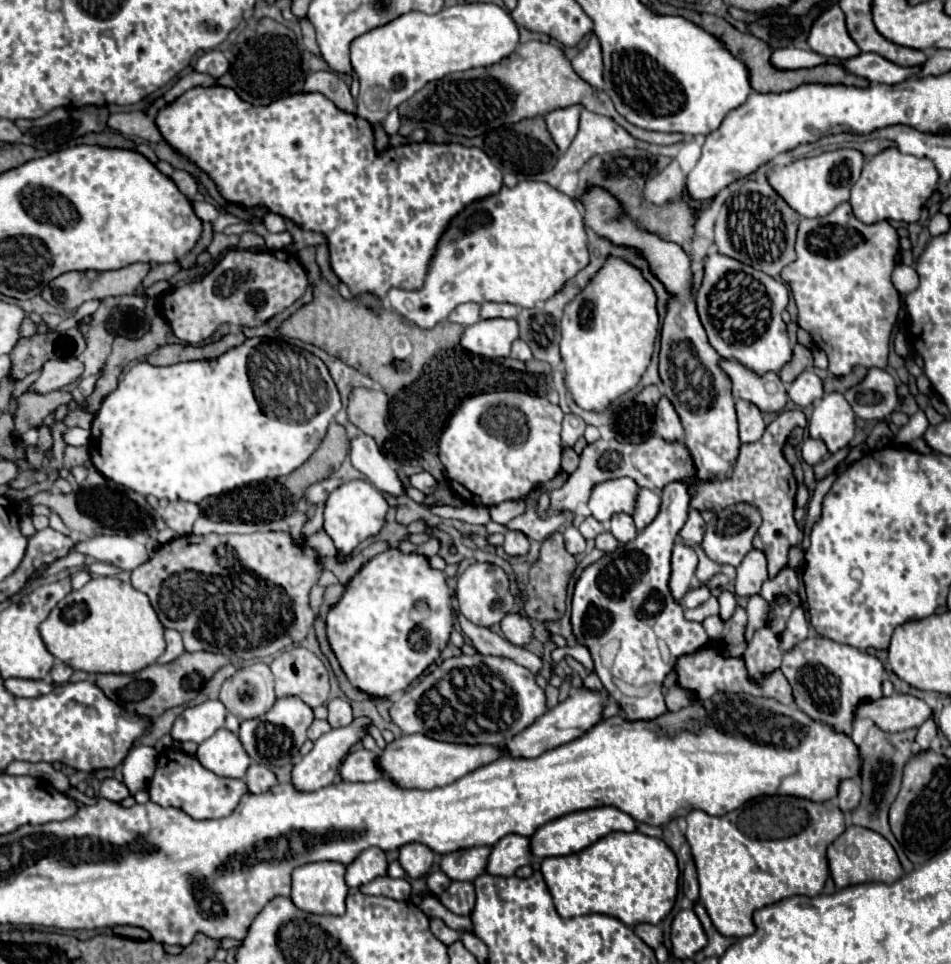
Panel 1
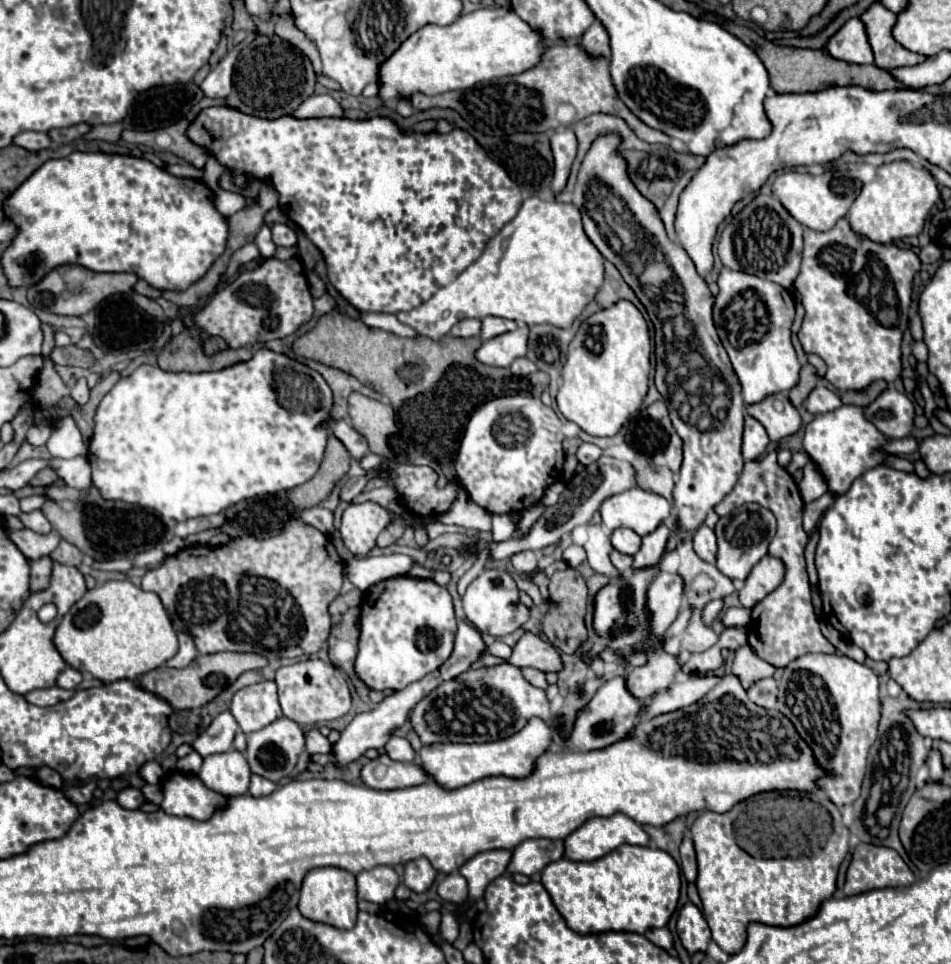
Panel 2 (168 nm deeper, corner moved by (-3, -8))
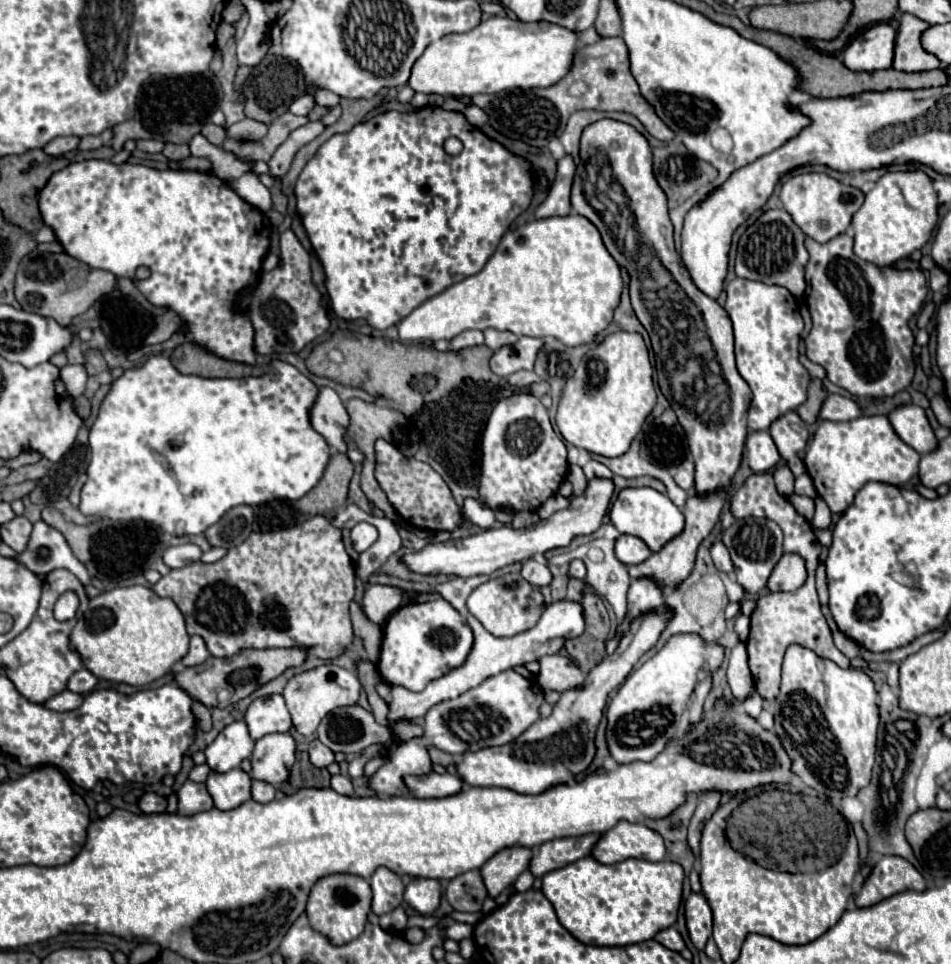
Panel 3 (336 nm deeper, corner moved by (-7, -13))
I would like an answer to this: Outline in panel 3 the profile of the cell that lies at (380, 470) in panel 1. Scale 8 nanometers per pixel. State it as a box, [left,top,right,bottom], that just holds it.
[311,389,349,453]

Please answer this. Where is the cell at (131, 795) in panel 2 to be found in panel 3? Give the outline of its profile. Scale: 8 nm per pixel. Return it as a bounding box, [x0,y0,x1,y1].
[137,793,167,813]

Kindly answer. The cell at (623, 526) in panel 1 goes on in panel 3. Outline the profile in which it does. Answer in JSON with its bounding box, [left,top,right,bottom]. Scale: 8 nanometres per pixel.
[615,535,651,565]

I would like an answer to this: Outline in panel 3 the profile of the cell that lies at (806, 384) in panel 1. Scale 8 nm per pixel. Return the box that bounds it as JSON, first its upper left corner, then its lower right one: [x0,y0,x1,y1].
[821,395,861,421]

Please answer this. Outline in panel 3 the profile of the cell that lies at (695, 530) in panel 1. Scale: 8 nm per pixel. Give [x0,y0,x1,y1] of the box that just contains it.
[709,541,733,575]

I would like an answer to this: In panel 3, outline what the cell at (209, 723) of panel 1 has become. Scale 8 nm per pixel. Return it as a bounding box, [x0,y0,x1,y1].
[205,721,253,773]

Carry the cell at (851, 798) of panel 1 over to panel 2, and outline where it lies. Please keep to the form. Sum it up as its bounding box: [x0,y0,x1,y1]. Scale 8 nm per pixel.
[777,654,881,806]

